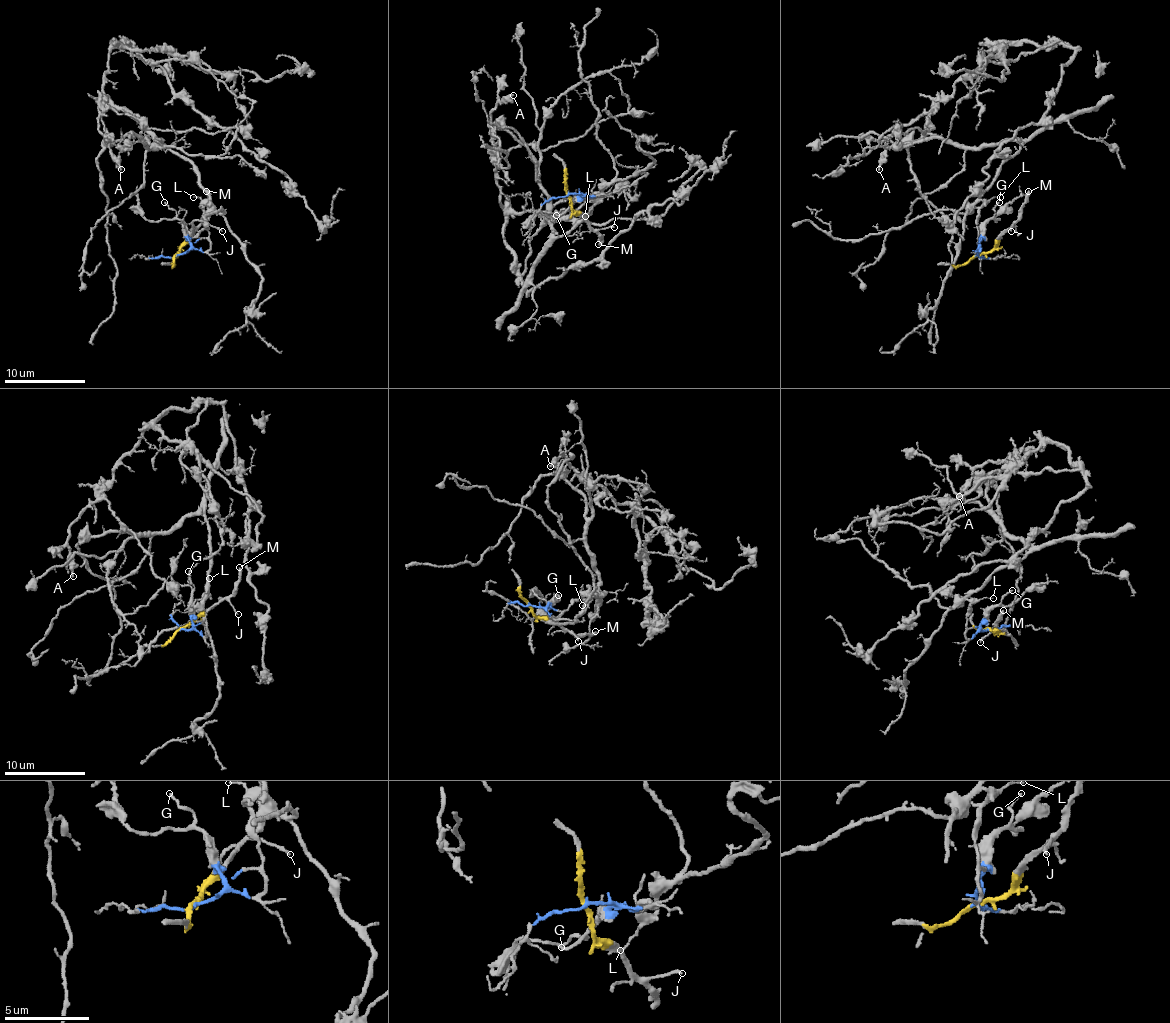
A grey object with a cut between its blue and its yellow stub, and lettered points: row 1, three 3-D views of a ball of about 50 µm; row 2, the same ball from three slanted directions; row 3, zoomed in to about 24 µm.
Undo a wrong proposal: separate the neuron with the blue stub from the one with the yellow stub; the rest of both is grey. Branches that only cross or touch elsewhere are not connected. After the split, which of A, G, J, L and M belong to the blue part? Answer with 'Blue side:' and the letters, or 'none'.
Blue side: A, G, L

